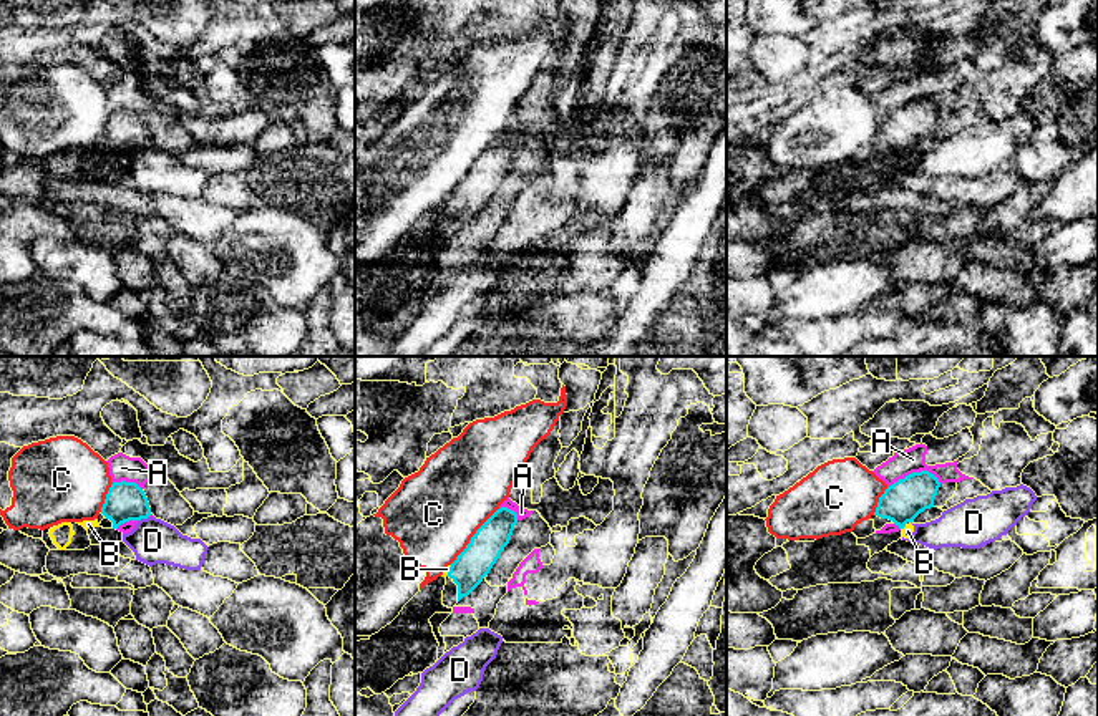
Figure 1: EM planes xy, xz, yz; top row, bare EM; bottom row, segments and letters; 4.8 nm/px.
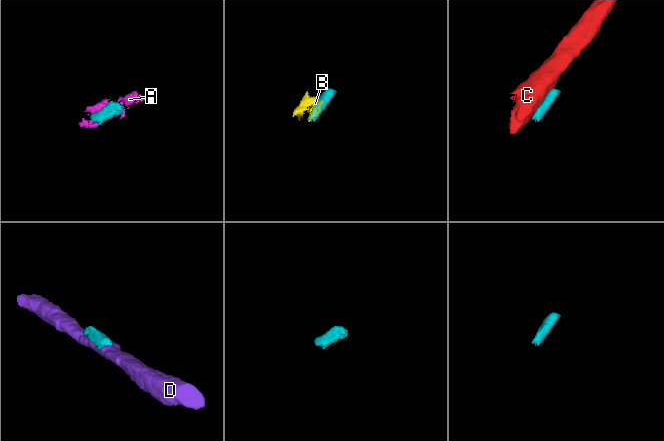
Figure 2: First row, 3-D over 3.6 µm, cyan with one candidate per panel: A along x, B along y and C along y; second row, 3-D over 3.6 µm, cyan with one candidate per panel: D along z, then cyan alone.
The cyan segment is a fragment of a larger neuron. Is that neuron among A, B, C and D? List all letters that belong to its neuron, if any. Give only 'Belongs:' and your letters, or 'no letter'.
Belongs: A

